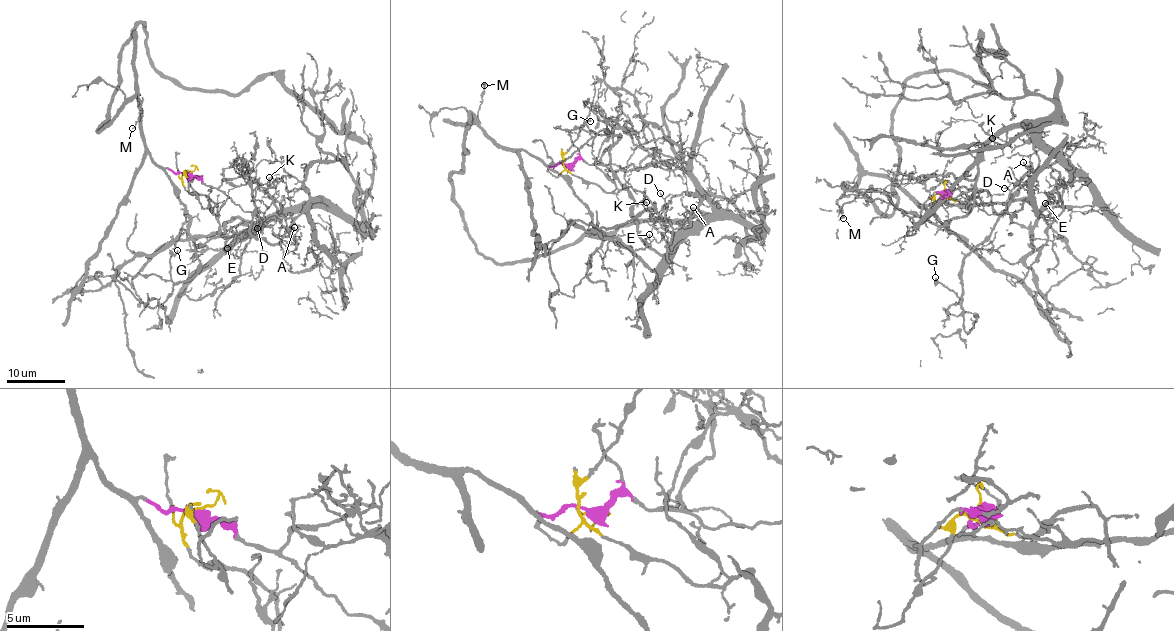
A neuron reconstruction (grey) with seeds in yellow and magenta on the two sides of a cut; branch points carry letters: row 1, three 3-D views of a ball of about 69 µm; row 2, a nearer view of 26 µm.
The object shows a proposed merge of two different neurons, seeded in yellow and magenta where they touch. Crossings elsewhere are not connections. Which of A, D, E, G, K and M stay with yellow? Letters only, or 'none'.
A, D, E, G, K

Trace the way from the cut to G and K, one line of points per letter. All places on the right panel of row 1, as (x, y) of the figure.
G: (943, 191), (960, 202), (984, 189), (997, 215), (994, 229), (963, 259), (961, 299), (936, 283), (935, 277)
K: (943, 191), (960, 202), (984, 189), (1000, 213), (1011, 195), (1057, 159), (1037, 143), (1013, 149), (993, 137)

